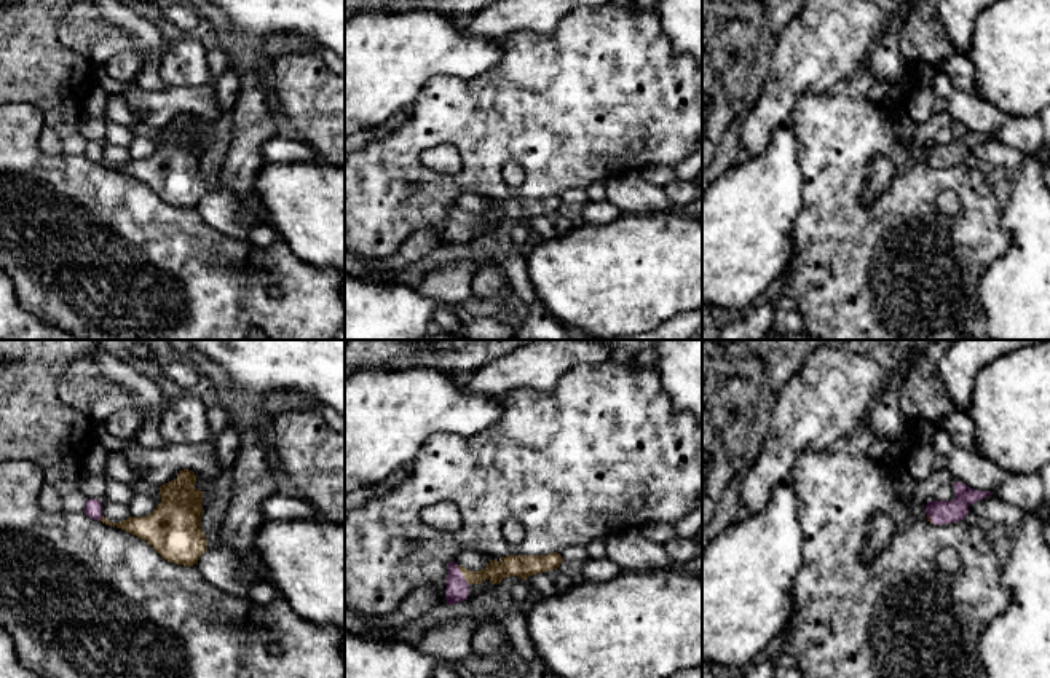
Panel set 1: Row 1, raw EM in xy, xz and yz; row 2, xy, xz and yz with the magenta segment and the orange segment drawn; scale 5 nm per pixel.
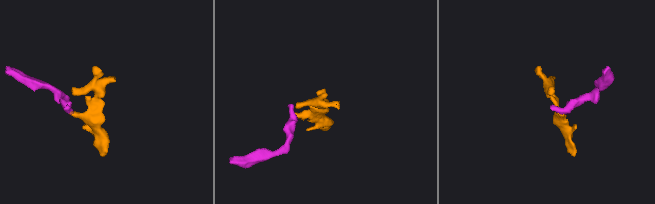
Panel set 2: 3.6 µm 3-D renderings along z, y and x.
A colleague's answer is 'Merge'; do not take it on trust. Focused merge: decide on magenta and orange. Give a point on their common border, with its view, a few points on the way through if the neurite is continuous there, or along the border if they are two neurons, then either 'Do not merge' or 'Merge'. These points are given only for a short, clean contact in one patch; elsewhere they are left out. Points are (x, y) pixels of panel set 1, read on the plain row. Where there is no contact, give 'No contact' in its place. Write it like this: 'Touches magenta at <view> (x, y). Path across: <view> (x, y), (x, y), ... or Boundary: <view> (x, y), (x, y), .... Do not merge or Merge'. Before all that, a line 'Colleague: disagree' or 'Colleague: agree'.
Colleague: agree
Touches magenta at xz (461, 217). Path across: xz (457, 228), (461, 217), (481, 219), (506, 209). Merge

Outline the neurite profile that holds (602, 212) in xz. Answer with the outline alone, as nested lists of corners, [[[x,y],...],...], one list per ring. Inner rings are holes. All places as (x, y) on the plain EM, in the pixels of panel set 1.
[[[586,203],[582,206],[582,217],[586,223],[603,225],[616,220],[622,212],[611,203]]]

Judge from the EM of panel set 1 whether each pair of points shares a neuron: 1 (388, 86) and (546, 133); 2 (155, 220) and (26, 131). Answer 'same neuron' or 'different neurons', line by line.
1: different neurons
2: same neuron

